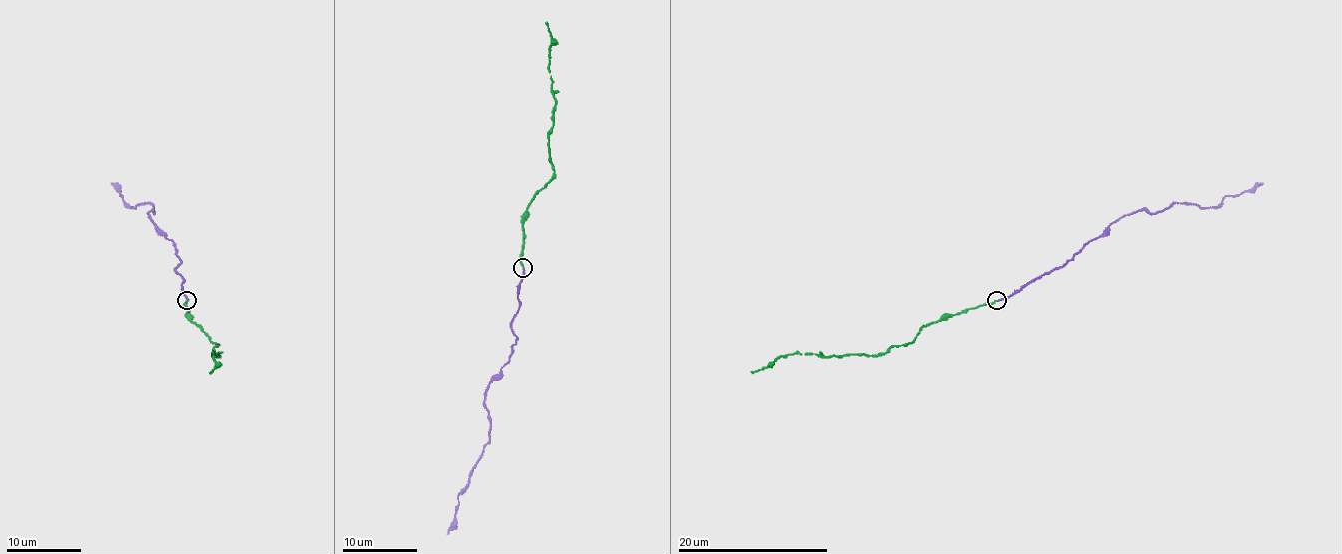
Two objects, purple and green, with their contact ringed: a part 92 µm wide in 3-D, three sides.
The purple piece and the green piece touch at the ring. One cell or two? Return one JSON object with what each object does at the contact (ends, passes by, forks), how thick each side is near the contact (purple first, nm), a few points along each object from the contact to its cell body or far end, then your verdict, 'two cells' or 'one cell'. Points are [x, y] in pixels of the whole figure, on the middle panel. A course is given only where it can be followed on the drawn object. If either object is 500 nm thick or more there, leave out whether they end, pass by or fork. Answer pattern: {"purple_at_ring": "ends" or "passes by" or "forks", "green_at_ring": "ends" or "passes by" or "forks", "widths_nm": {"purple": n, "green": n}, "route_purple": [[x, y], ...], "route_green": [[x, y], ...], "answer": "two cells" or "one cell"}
{"purple_at_ring": "ends", "green_at_ring": "ends", "widths_nm": {"purple": 180, "green": 170}, "route_purple": [[523, 269], [519, 306], [512, 321], [516, 344], [486, 390], [489, 441], [457, 497], [456, 524], [446, 533]], "route_green": [[523, 267], [523, 214], [533, 195], [553, 175], [549, 147], [555, 109], [549, 59], [551, 38], [546, 21]], "answer": "one cell"}

